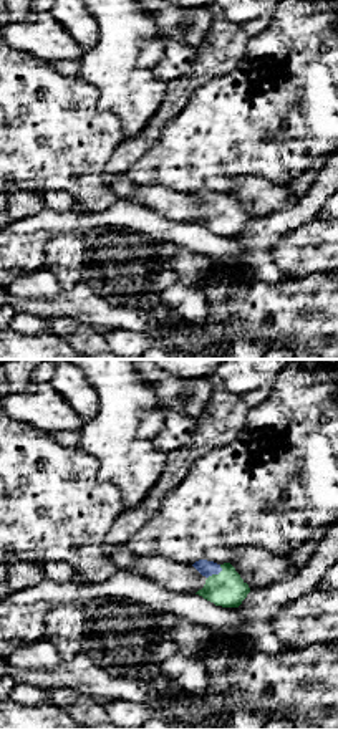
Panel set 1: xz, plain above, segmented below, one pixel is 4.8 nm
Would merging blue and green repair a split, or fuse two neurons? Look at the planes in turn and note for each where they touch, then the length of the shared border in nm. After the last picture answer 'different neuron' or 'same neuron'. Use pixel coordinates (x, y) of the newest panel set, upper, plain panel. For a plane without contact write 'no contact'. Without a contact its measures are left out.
(216, 202) | 100 nm

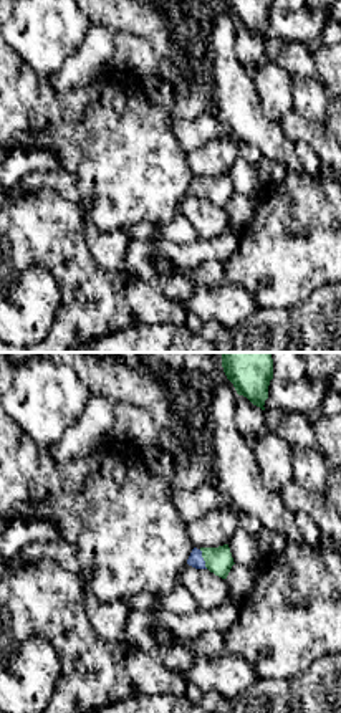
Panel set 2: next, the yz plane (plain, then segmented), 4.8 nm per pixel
(202, 189) | 100 nm

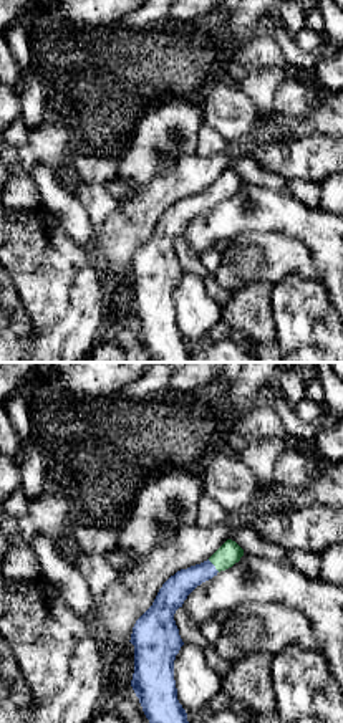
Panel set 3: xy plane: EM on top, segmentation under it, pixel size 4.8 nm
(214, 196) | 90 nm

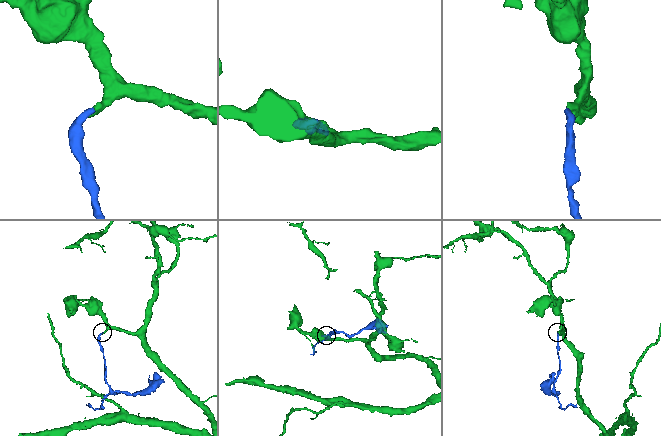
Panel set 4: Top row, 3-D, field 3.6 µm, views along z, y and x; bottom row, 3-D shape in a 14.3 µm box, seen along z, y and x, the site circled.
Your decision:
same neuron

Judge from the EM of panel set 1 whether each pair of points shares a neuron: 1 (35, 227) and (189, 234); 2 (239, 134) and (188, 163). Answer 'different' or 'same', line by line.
1: same
2: same

